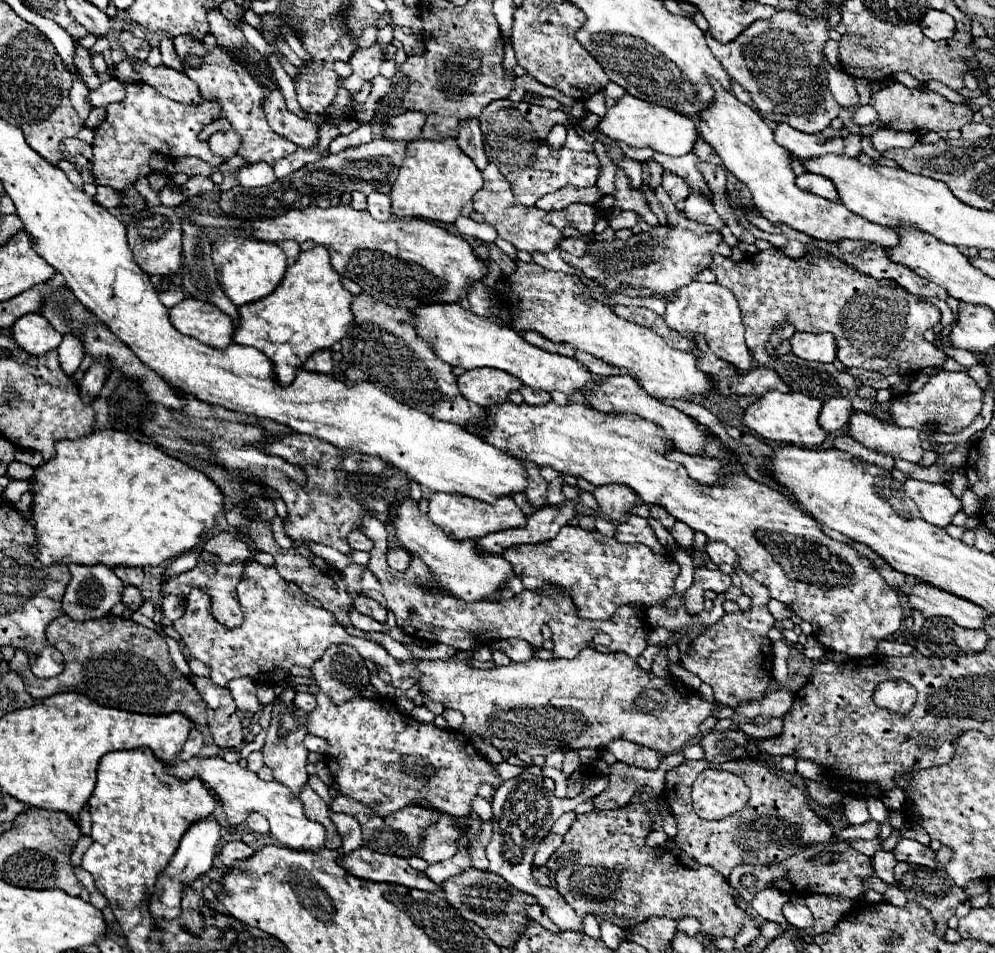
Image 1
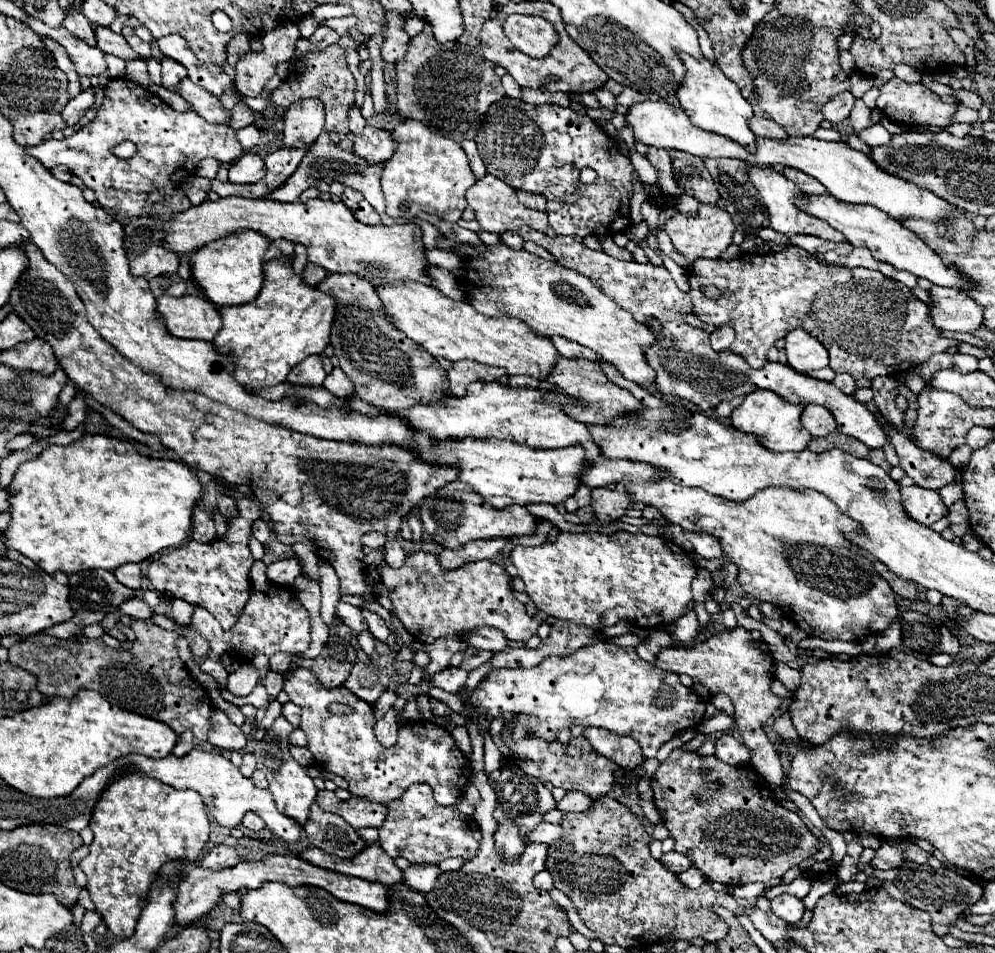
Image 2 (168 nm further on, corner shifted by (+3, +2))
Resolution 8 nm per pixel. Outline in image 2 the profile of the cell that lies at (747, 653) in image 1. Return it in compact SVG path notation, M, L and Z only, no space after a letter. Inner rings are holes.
M736 627L732 631L722 631L694 647L664 649L656 657L656 665L670 673L690 675L694 681L700 681L704 687L708 687L710 693L730 695L730 699L734 703L736 731L742 737L742 743L746 747L750 747L750 751L752 751L750 763L770 785L782 785L784 775L782 775L780 757L762 729L762 725L768 721L768 717L772 717L772 713L784 701L782 697L778 697L770 691L770 683L774 679L774 657L766 643L762 649L762 641L754 641L750 631Z

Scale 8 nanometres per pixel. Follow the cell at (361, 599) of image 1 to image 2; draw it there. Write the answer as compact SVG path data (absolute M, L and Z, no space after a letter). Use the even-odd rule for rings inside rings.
M362 611L362 613L364 613L364 619L366 619L366 623L368 623L370 633L372 633L378 641L386 643L386 641L388 641L388 627L386 627L384 619L378 617L378 615L372 613L372 611Z

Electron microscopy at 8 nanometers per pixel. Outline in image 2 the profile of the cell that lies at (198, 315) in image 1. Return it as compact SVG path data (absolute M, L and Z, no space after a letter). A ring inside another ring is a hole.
M160 295L156 299L156 311L168 333L178 339L212 341L222 327L218 309L204 297L184 295L176 299L170 295Z

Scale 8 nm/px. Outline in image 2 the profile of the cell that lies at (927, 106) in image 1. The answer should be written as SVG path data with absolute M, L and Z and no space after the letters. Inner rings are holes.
M892 77L882 89L876 107L898 123L948 127L956 111L954 103L944 103L936 93L920 83L904 83Z

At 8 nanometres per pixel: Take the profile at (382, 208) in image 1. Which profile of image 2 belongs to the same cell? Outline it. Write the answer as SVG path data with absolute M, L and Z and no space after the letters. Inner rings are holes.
M362 199L352 213L354 213L354 217L356 217L360 223L364 223L364 225L380 225L378 213L372 209L372 205L368 205L366 199Z

